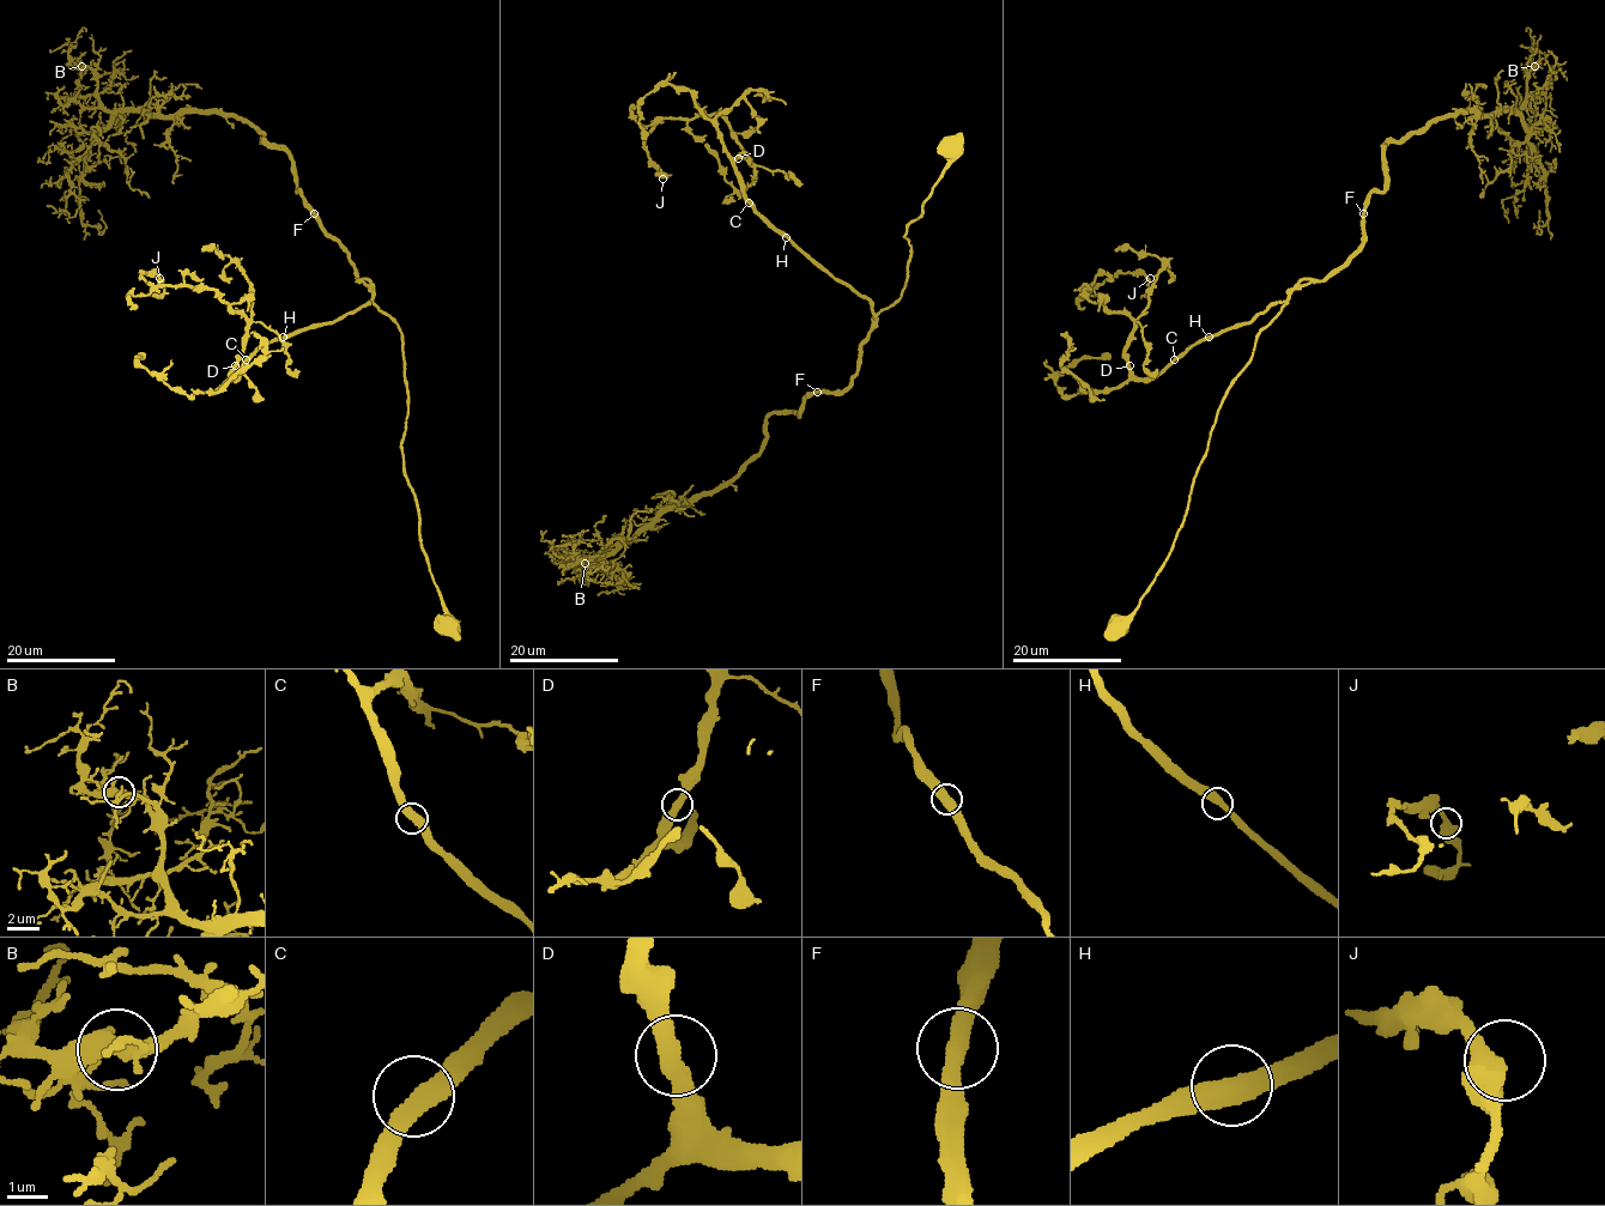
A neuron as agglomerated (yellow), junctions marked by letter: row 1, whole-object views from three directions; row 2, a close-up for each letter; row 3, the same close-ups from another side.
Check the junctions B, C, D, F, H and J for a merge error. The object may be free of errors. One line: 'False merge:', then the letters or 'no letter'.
False merge: no letter

